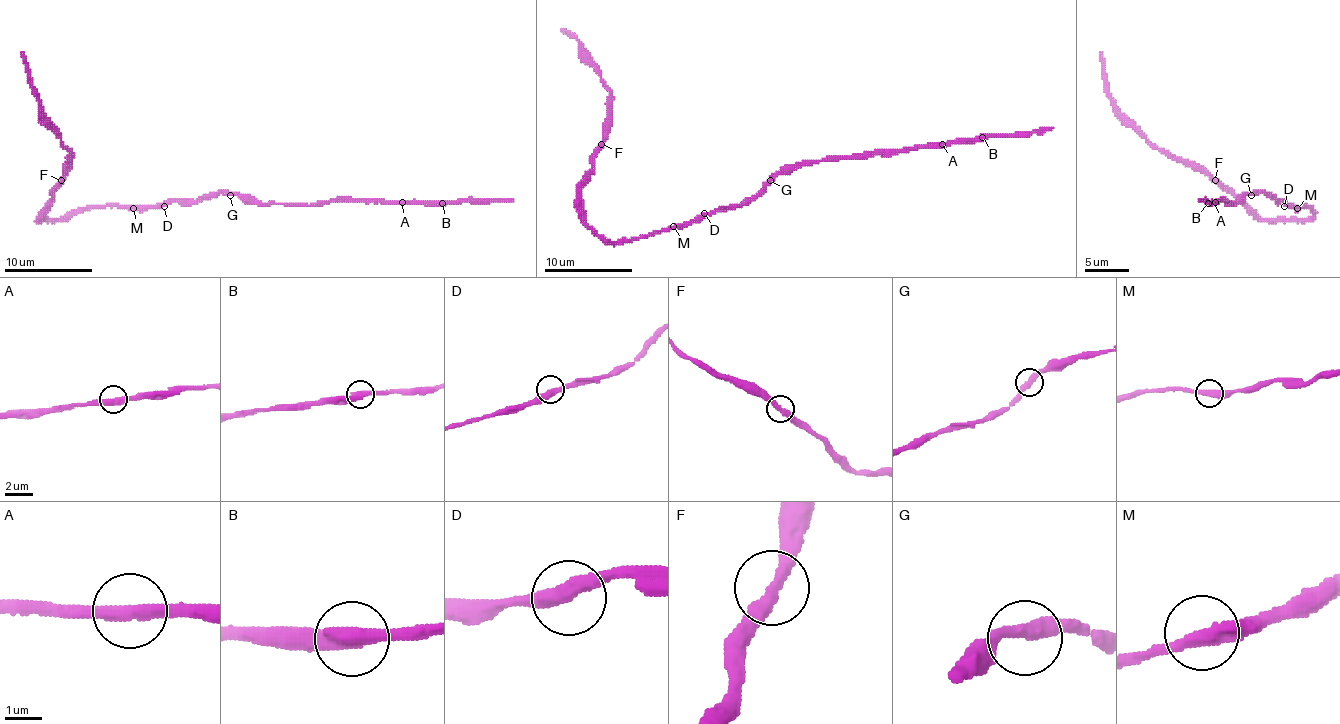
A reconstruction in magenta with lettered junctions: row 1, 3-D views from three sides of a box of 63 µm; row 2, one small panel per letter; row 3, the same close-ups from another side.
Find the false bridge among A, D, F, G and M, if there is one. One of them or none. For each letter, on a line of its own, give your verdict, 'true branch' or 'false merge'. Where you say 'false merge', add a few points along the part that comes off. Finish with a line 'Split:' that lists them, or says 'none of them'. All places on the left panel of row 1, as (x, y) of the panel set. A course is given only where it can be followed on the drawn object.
A: true branch
D: true branch
F: true branch
G: true branch
M: true branch
Split: none of them

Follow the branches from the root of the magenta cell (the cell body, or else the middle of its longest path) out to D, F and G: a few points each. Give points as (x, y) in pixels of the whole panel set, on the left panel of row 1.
D: (140, 206), (164, 206)
F: (140, 206), (100, 206), (67, 212), (58, 219), (41, 219), (43, 208), (52, 199), (52, 190), (61, 179)
G: (140, 206), (199, 201), (210, 199), (217, 192), (230, 195)

